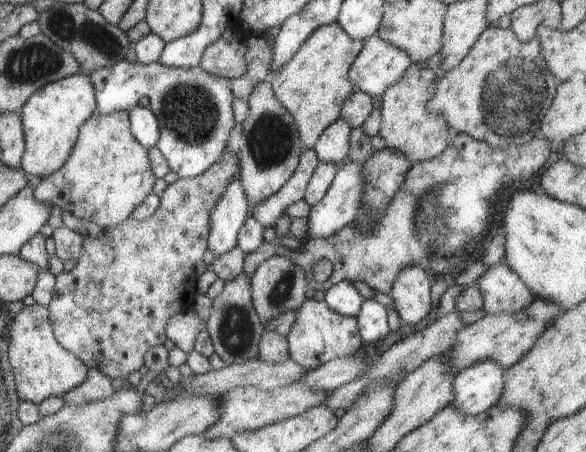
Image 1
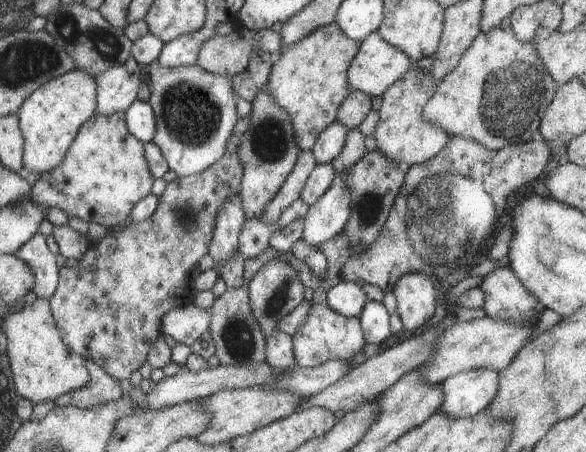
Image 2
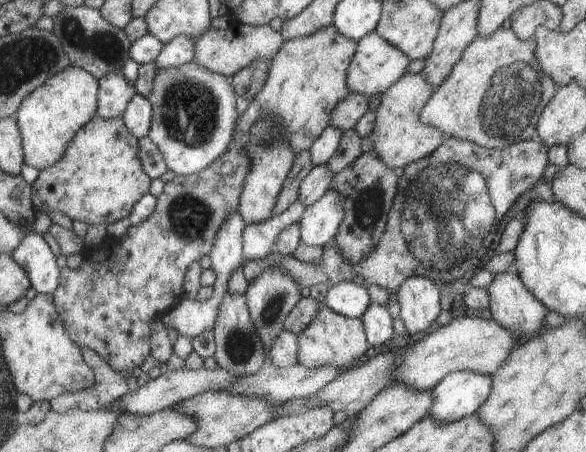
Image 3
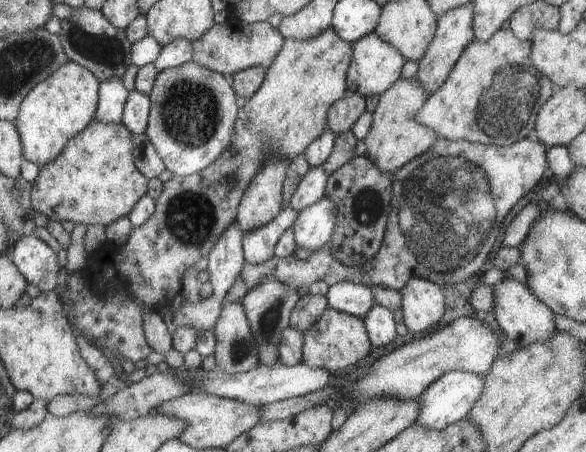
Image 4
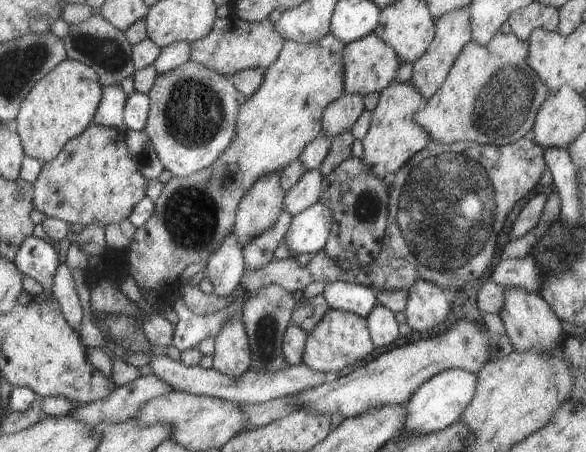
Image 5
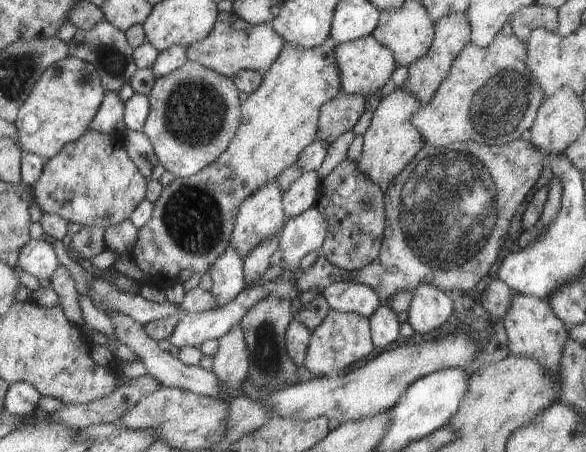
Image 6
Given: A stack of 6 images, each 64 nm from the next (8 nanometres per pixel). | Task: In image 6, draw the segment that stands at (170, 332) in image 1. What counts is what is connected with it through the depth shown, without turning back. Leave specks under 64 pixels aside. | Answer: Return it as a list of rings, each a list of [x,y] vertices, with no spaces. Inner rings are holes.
[[[228,244],[225,250],[214,260],[207,272],[210,274],[212,285],[210,293],[223,306],[233,300],[235,295],[245,286],[242,273],[242,258]]]

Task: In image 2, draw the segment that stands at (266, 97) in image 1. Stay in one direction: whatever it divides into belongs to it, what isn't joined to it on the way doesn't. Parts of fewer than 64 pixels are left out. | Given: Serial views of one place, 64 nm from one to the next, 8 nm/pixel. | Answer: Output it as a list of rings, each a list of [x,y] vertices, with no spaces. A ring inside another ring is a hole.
[[[265,85],[250,102],[249,124],[242,131],[242,142],[238,148],[238,157],[243,166],[239,193],[247,219],[257,219],[262,215],[263,208],[294,170],[299,152],[288,112],[275,104],[274,98],[263,88]]]

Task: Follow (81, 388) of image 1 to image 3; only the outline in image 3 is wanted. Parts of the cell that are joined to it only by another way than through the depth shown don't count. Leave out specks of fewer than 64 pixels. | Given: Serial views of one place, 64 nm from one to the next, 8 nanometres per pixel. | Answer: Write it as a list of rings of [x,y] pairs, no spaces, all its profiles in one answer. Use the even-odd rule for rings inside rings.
[[[81,349],[85,364],[93,371],[93,384],[86,389],[57,395],[49,401],[50,409],[64,413],[71,409],[83,411],[107,407],[116,398],[129,392],[124,382],[124,376],[111,370],[108,364],[92,350]]]

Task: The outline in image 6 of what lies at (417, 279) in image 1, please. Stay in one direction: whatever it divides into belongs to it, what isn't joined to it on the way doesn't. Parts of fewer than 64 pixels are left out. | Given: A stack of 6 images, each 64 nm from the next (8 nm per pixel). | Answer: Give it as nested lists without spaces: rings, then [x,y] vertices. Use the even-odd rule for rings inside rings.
[[[421,283],[414,288],[409,306],[407,321],[415,336],[436,329],[452,314],[453,301],[449,300],[442,289]]]

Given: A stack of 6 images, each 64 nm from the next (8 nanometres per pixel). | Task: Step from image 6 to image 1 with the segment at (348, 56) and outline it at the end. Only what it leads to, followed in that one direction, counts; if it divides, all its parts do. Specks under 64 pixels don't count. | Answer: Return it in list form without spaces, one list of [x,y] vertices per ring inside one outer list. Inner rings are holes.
[[[373,34],[365,39],[362,50],[351,64],[349,79],[354,91],[379,96],[402,78],[411,63],[403,49]]]

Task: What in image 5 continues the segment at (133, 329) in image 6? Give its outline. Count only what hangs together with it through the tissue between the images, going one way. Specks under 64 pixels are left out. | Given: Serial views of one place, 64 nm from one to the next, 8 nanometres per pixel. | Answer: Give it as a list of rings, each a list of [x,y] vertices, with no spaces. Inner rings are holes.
[[[149,356],[148,366],[151,374],[163,379],[178,391],[185,391],[196,395],[209,395],[237,403],[264,403],[275,400],[279,397],[296,395],[305,389],[320,385],[325,382],[325,373],[314,371],[305,366],[302,362],[296,365],[287,366],[284,369],[275,370],[272,373],[262,373],[255,369],[247,369],[240,377],[230,377],[220,373],[213,368],[204,369],[198,364],[186,367],[180,362],[173,362],[167,356],[152,358]]]

